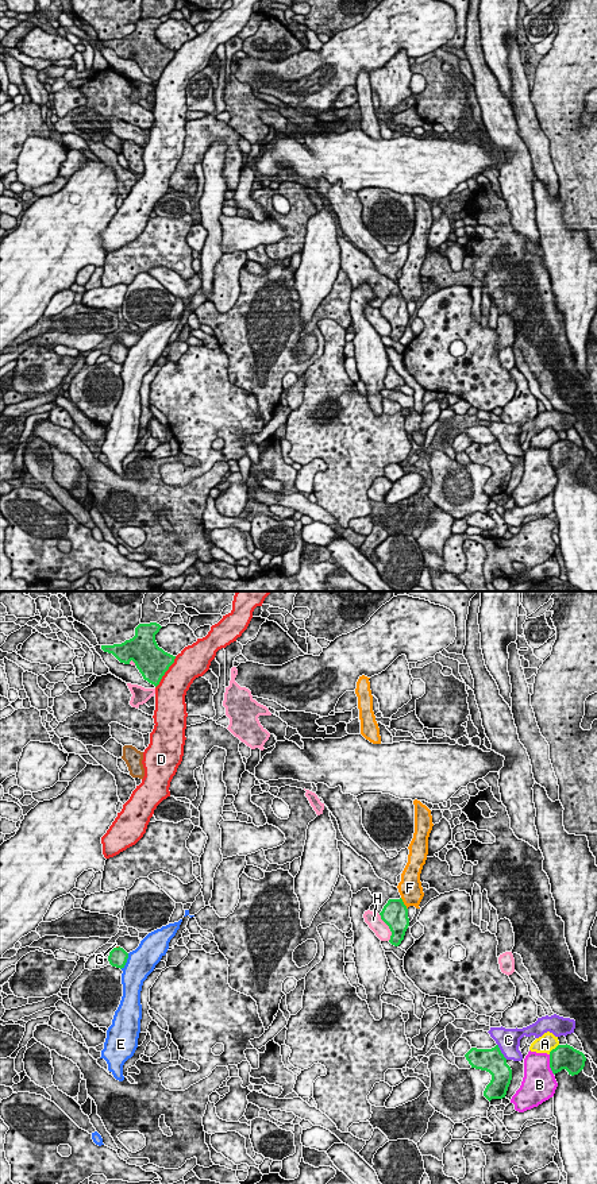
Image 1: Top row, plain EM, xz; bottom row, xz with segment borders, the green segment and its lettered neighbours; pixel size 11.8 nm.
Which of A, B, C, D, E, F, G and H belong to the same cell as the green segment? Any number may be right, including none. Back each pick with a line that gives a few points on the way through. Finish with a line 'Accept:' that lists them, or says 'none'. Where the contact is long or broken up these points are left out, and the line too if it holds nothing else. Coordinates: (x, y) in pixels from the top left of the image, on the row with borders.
G: Path across: xz (118, 957), (116, 948), (115, 944)
Accept: G

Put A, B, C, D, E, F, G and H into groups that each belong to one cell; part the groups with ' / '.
A / B / C / D / E / F / G / H

